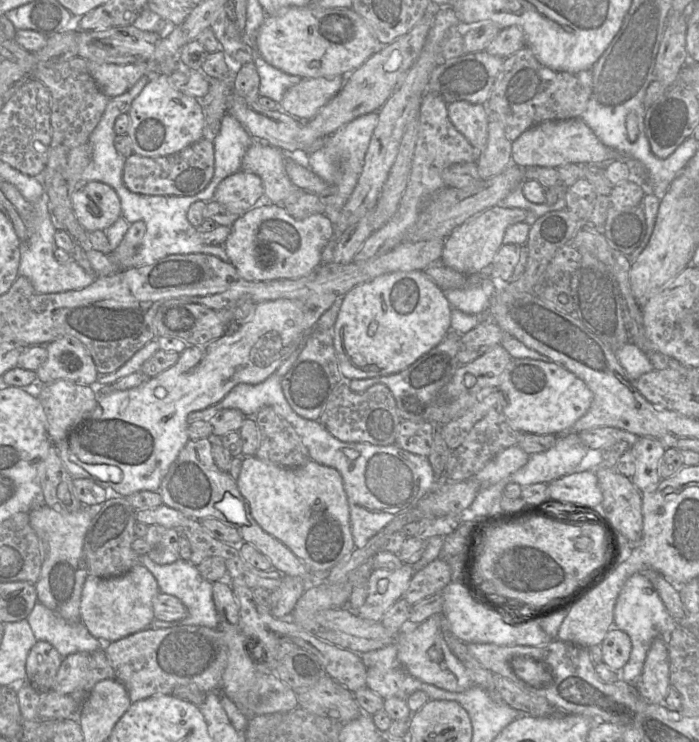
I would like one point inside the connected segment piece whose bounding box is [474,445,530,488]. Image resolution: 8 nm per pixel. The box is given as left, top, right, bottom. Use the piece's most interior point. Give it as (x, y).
(510, 460)

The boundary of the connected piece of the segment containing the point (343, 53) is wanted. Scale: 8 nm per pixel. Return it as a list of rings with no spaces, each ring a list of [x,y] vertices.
[[[291,7],[281,13],[266,15],[257,37],[258,51],[270,65],[290,75],[302,78],[348,76],[359,68],[374,52],[388,44],[381,44],[365,19],[350,8]]]

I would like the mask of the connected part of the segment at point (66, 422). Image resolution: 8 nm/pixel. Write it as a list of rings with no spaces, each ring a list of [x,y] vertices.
[[[63,379],[44,383],[37,399],[44,409],[47,433],[53,445],[63,440],[98,404],[90,386]]]

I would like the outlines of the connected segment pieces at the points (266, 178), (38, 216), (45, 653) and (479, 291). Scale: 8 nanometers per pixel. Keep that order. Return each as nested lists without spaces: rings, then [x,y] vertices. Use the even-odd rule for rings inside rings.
[[[253,140],[241,164],[242,171],[256,174],[264,187],[264,199],[281,205],[299,188],[294,186],[285,170],[286,157],[283,152],[267,143]]]
[[[45,196],[32,204],[32,215],[28,222],[24,222],[28,237],[20,244],[19,276],[28,278],[36,293],[39,294],[80,290],[92,284],[98,276],[86,273],[74,260],[71,259],[66,264],[60,264],[55,260],[54,233],[56,229],[52,223]]]
[[[37,640],[27,656],[26,682],[44,695],[52,689],[62,659],[50,643]]]
[[[482,277],[468,282],[460,289],[443,291],[452,309],[471,315],[481,315],[489,307],[489,301],[494,293],[494,284],[489,277]]]

